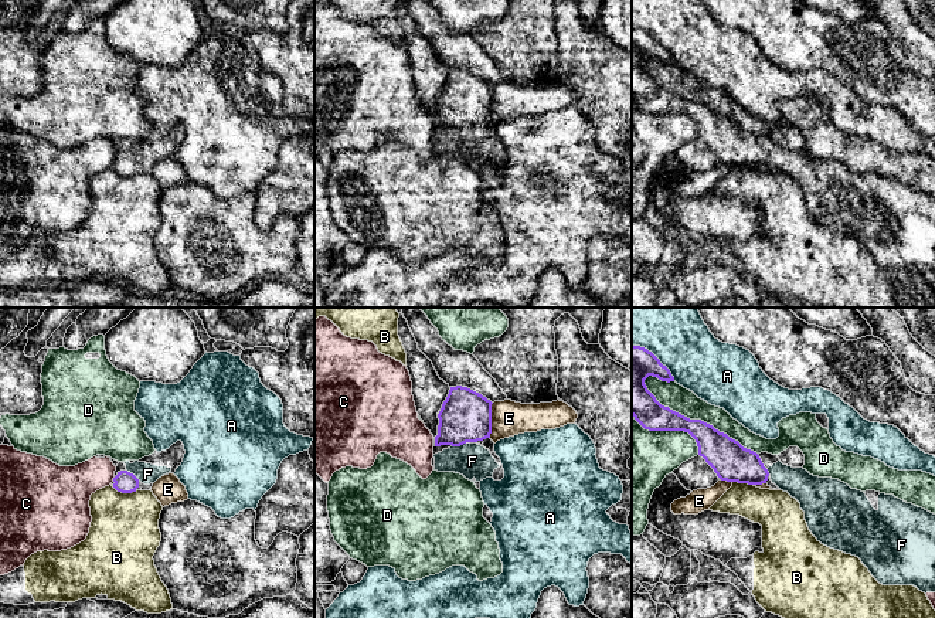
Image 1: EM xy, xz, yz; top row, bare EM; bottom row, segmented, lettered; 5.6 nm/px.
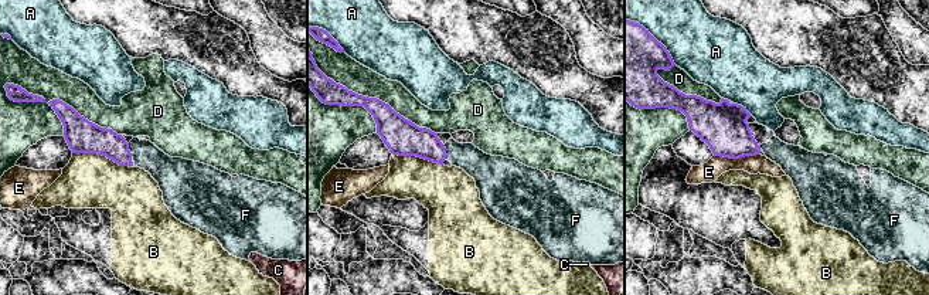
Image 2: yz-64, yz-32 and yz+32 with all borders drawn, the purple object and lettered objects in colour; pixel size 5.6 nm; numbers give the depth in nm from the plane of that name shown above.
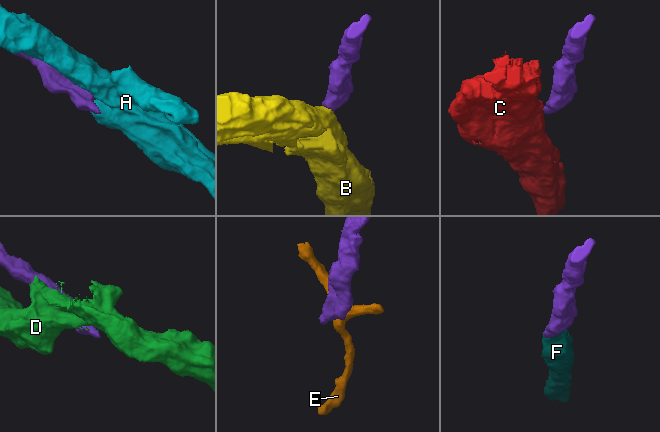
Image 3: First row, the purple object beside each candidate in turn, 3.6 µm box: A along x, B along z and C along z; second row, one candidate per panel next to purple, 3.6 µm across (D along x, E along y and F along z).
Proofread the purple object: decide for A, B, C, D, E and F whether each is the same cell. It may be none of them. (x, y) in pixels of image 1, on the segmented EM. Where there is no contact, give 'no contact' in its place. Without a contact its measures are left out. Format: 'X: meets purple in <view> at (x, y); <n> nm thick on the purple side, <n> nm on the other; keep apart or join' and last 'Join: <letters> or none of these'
A: meets purple in yz at (656, 357); 220 nm thick on the purple side, 420 nm on the other; keep apart
B: meets purple in xy at (125, 492); 120 nm thick on the purple side, 400 nm on the other; keep apart
C: meets purple in xy at (114, 479); 120 nm thick on the purple side, 240 nm on the other; keep apart
D: meets purple in yz at (697, 420); 200 nm thick on the purple side, 150 nm on the other; keep apart
E: meets purple in xz at (490, 420); 280 nm thick on the purple side, 200 nm on the other; keep apart
F: meets purple in xz at (458, 445); 280 nm thick on the purple side, 190 nm on the other; join
Join: F

